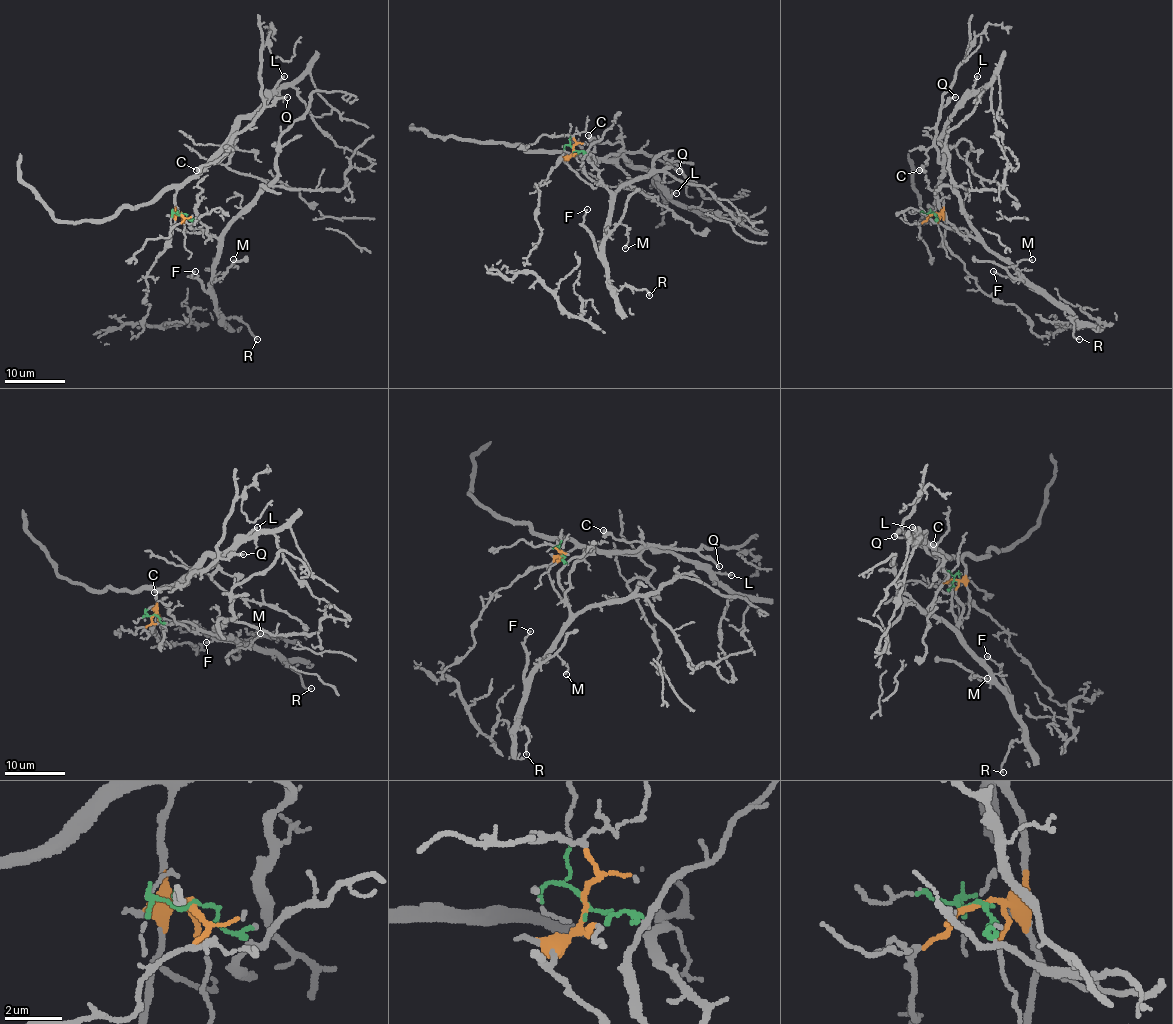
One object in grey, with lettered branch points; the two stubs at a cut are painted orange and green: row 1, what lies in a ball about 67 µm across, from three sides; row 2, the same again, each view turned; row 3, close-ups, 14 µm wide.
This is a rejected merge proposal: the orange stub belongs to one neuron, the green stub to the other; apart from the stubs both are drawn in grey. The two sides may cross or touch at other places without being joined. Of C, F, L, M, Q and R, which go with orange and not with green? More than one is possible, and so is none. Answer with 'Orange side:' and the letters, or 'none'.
Orange side: C, L, Q

